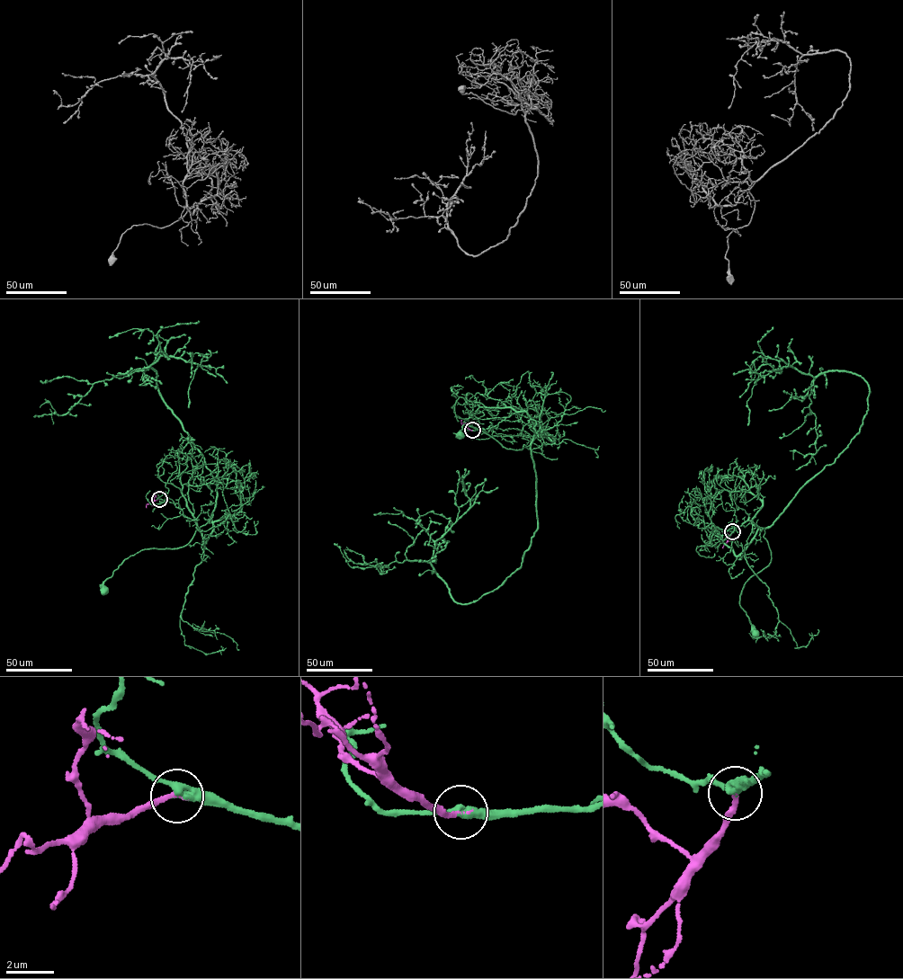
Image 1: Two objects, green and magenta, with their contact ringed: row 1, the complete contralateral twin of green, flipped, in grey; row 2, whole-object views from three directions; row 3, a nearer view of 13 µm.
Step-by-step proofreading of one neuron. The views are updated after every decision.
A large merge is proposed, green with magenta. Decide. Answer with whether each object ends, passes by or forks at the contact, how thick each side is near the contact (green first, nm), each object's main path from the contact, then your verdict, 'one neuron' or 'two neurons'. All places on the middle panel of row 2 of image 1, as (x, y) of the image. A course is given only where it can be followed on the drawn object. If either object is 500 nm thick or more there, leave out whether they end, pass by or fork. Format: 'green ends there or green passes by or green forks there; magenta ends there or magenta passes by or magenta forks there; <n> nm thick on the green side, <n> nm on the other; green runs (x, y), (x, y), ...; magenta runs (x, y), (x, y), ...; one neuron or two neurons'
green passes by; magenta ends there; 320 nm thick on the green side, 200 nm on the other; green runs (472, 430), (496, 429), (521, 411), (527, 413), (535, 432), (529, 445), (517, 450), (464, 424), (459, 437); magenta runs (472, 430), (462, 425), (461, 420); one neuron

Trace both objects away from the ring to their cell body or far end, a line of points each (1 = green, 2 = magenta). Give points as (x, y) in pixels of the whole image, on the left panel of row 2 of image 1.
1: (159, 499), (177, 503), (203, 538), (210, 532), (207, 522), (182, 547), (141, 550), (119, 565), (103, 589)
2: (159, 499), (146, 507)

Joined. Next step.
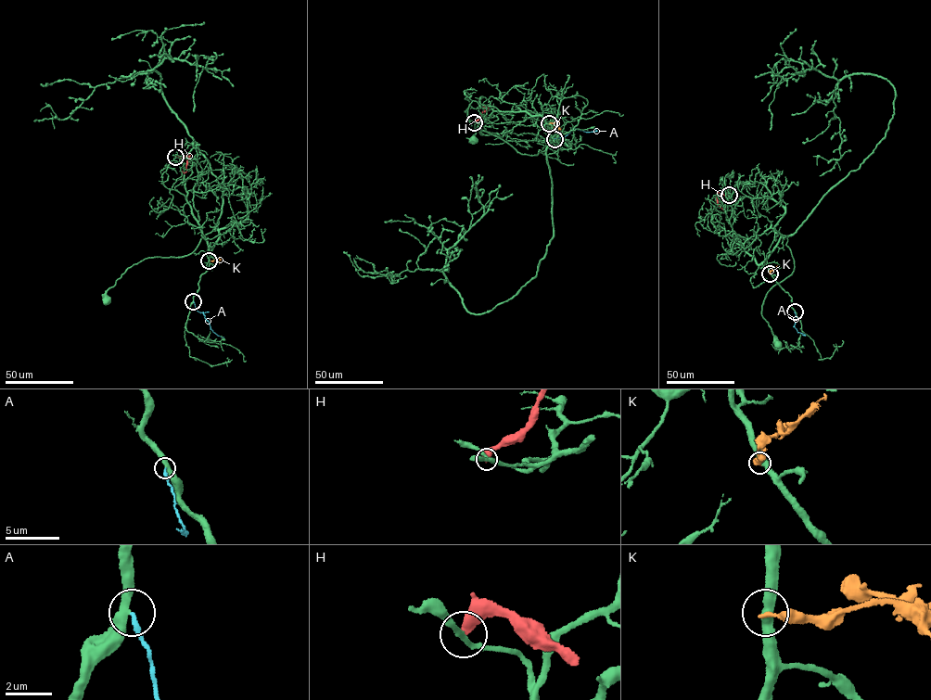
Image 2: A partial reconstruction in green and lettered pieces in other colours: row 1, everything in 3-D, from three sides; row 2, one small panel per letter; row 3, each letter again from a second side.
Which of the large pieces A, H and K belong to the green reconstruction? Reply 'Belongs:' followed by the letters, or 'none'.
Belongs: A

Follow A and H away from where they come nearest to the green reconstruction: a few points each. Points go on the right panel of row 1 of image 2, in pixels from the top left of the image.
A: (795, 311), (797, 319), (794, 326), (805, 335), (802, 335)
H: (729, 195), (719, 192), (716, 196), (718, 205), (724, 208)

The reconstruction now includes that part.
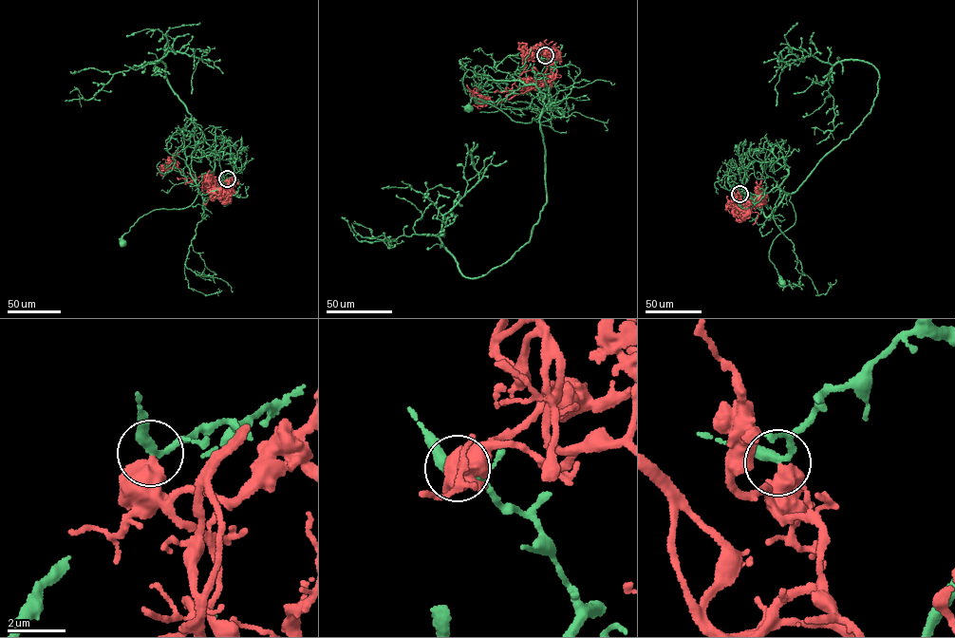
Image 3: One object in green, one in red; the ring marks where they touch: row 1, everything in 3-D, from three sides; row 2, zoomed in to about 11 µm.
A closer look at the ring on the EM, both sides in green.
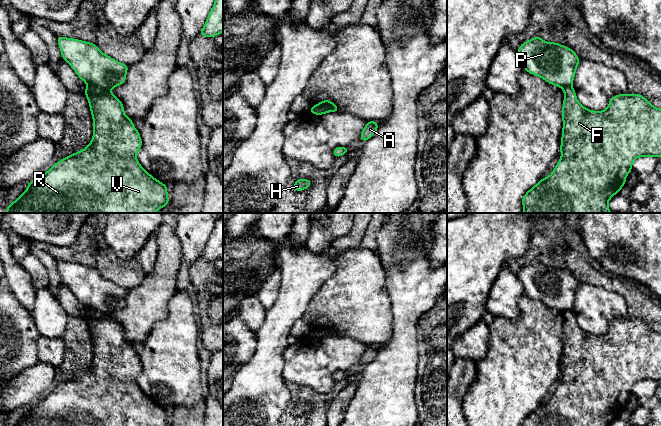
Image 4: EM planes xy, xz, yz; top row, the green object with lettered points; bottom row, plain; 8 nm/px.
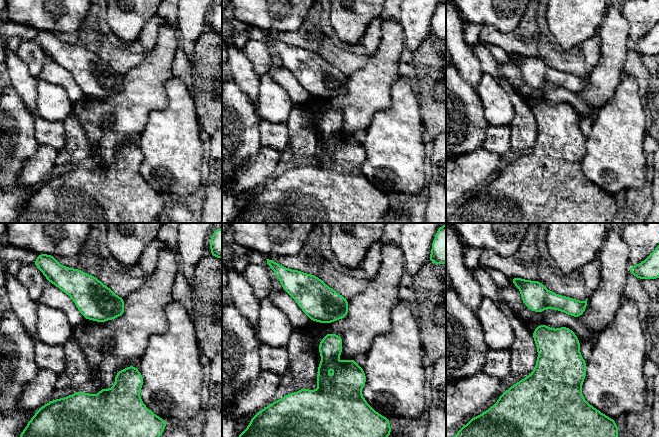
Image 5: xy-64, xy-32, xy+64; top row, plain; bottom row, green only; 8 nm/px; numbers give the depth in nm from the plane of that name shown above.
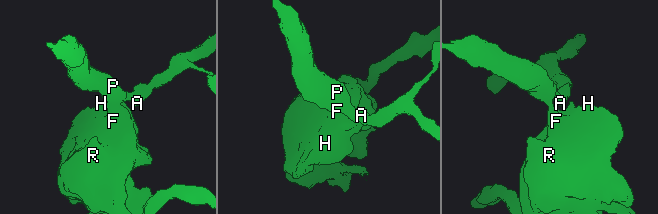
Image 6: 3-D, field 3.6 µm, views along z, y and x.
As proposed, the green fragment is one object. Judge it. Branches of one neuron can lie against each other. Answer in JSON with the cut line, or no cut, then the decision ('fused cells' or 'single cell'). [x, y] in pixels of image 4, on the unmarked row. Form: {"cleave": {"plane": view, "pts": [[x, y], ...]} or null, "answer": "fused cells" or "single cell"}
{"cleave": {"plane": "xy", "pts": [[87, 307], [109, 314]]}, "answer": "fused cells"}

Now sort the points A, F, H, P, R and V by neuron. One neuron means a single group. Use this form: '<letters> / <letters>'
A P / F H R V

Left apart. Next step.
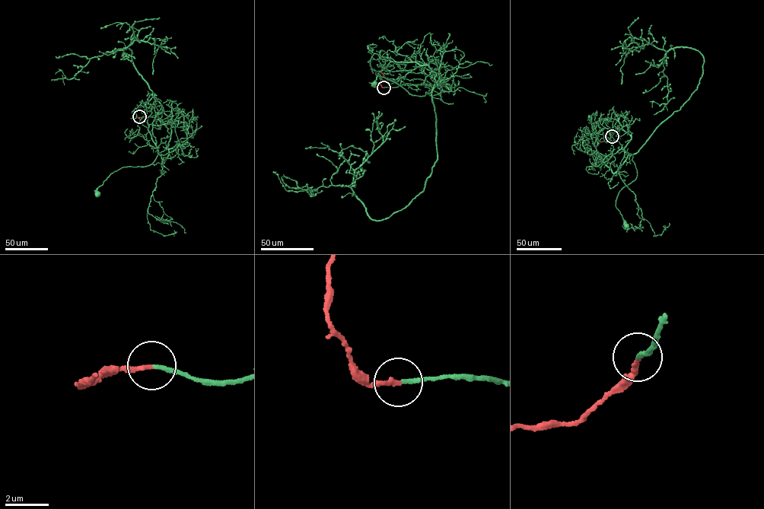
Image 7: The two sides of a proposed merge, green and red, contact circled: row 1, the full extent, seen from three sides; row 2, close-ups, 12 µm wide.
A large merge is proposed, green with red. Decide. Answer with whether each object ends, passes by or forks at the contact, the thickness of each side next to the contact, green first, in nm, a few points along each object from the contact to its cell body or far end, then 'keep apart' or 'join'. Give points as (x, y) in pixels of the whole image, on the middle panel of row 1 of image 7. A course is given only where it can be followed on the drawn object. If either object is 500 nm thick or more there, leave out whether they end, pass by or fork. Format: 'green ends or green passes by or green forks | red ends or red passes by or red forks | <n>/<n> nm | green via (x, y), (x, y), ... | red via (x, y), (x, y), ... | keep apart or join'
green ends | red ends | 170/200 nm | green via (383, 87), (435, 83), (451, 88), (440, 81), (429, 93), (414, 95), (378, 75), (374, 85) | red via (383, 87), (380, 84), (383, 76), (381, 73) | join

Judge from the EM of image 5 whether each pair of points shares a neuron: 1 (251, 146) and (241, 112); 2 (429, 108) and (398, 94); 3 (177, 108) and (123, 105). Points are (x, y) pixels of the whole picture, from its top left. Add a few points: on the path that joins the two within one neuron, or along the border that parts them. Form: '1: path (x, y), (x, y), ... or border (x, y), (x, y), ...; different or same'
1: path (243, 138), (241, 120); same
2: border (414, 85), (419, 104), (419, 113), (424, 126); different
3: border (166, 83), (167, 105), (154, 109), (147, 121); different

